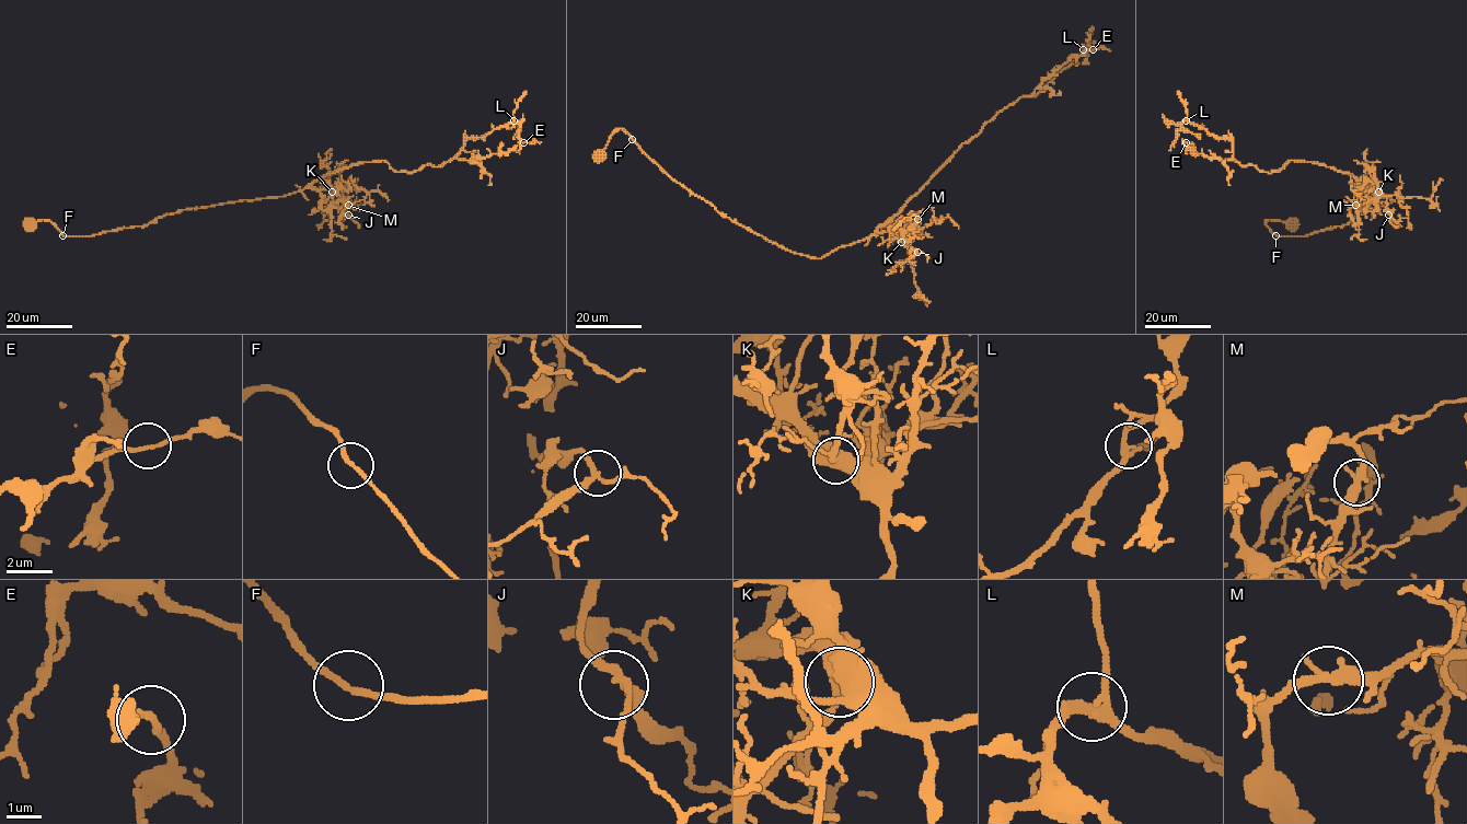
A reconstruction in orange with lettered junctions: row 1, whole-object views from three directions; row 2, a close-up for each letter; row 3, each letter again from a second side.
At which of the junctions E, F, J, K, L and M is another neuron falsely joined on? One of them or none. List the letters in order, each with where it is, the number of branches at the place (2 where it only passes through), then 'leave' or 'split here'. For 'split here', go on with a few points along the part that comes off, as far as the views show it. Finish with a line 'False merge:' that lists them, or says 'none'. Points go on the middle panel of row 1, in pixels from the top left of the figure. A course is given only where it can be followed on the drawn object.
E: (1093, 49) | 2 | leave
F: (632, 139) | 2 | leave
J: (917, 252) | 3 | leave
K: (901, 242) | 2 | leave
L: (1083, 49) | 3 | leave
M: (917, 219) | 2 | leave
False merge: none

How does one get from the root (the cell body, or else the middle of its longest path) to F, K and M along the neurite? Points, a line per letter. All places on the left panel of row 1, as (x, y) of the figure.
F: (30, 224), (48, 220), (64, 234)
K: (30, 224), (48, 220), (64, 235), (90, 236), (145, 227), (188, 208), (281, 197), (303, 187), (332, 192)
M: (30, 224), (48, 220), (64, 235), (90, 236), (303, 187), (331, 188), (347, 205)

